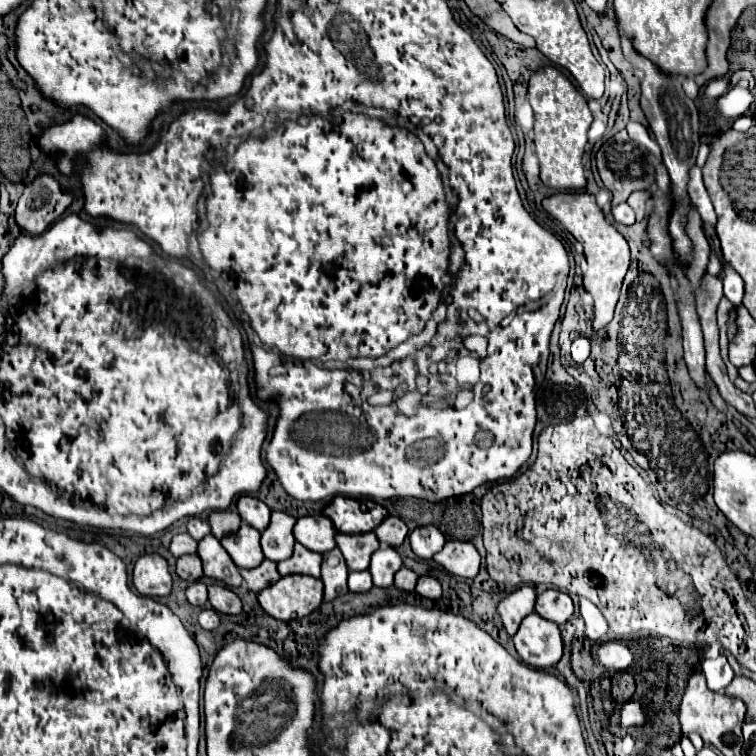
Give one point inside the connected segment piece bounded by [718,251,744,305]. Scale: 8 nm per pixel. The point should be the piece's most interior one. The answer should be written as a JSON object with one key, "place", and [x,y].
{"place":[733,287]}

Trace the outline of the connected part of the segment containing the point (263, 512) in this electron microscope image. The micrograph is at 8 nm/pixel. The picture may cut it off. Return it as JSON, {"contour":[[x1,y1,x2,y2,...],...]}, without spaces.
{"contour":[[242,495,238,499,238,511,240,511,240,517,252,525,254,529,258,531,264,531,270,523,270,509,266,503,262,503,260,499,256,497,250,497,250,495]]}

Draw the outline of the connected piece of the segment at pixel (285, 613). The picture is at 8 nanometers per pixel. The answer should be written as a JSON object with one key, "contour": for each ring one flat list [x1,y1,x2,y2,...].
{"contour":[[286,575,258,593,258,601,268,615,280,621,302,619,322,603,322,581,308,575]]}

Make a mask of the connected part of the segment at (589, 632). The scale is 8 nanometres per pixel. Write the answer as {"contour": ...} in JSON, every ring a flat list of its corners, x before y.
{"contour":[[582,599,580,615,586,621,586,637,590,637,592,641,600,641,608,631,608,623,606,623,604,615,600,613,600,609,594,603,590,603,588,599]]}

